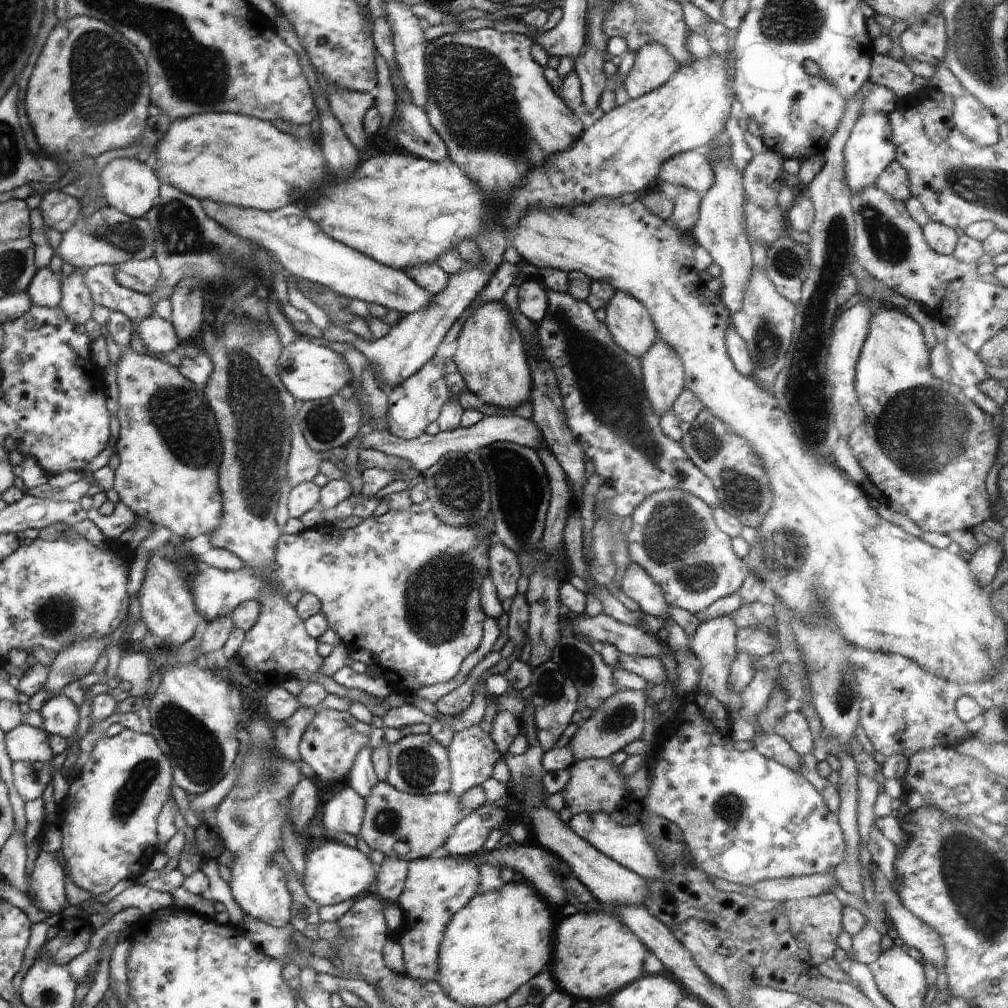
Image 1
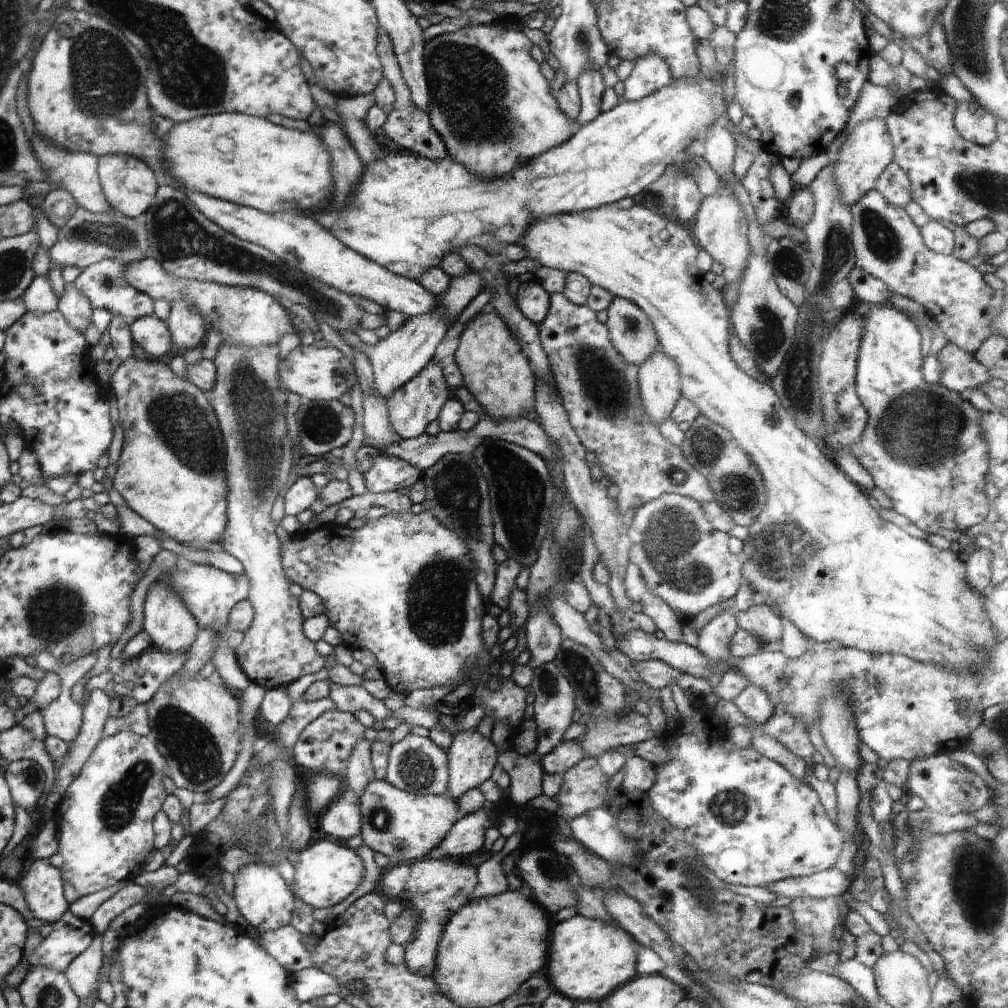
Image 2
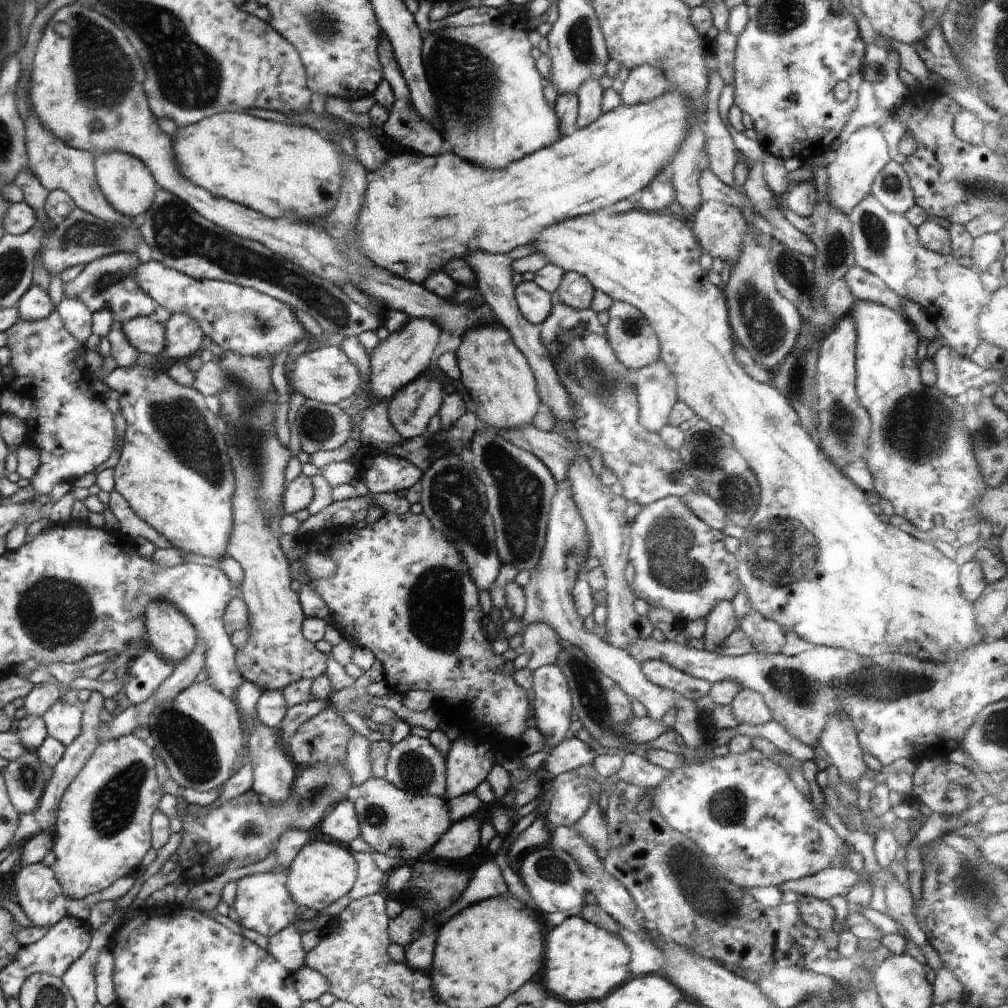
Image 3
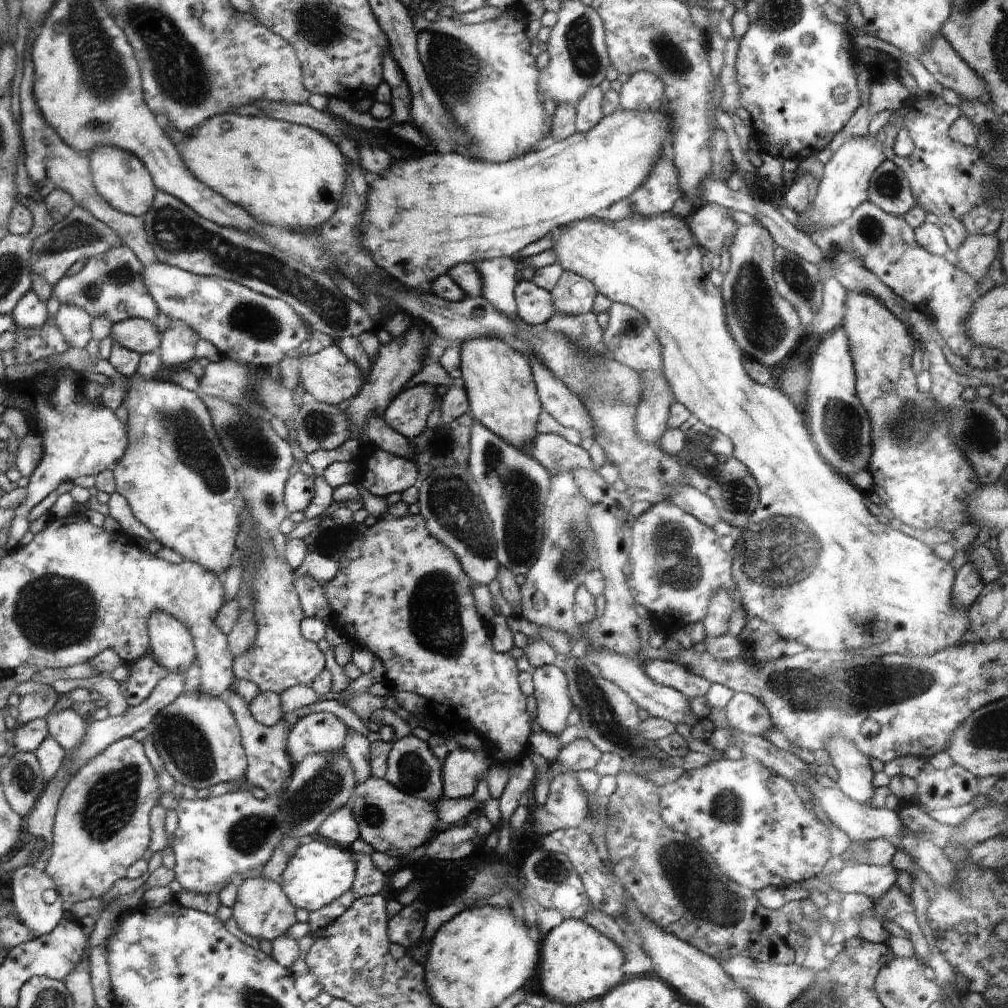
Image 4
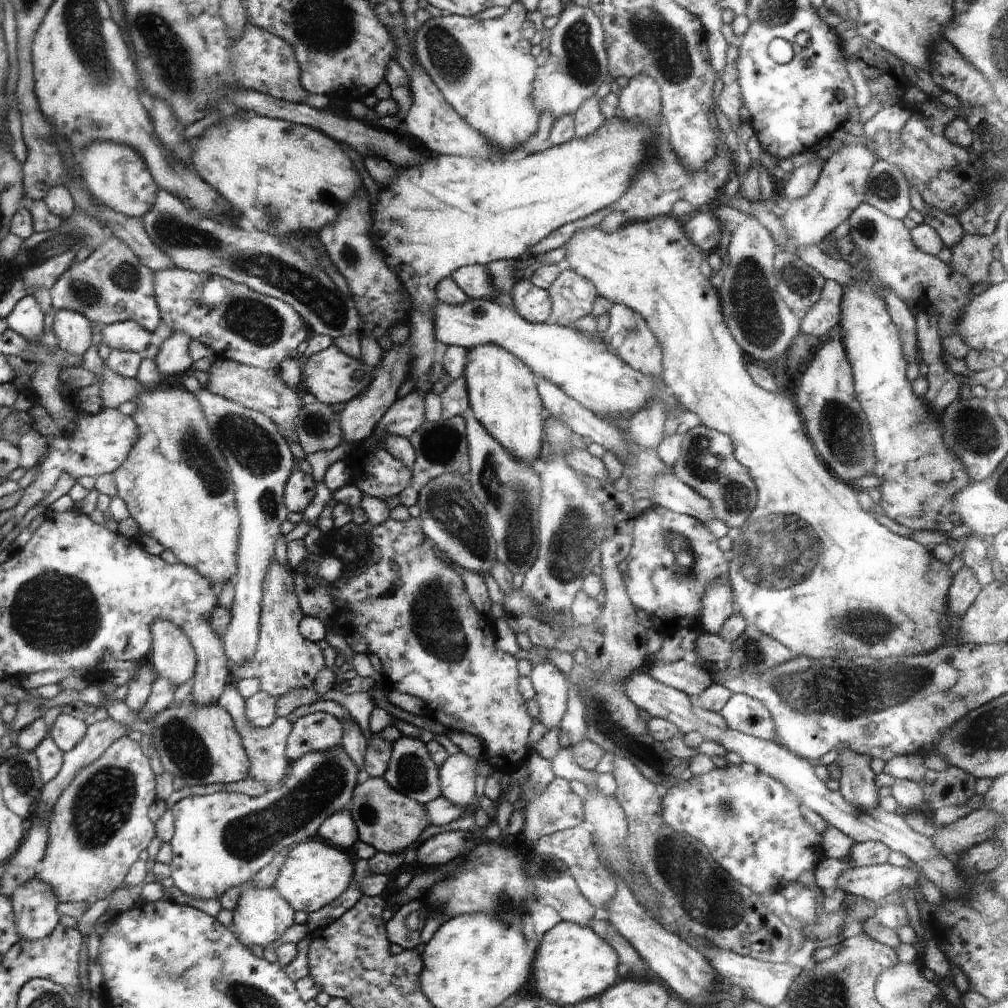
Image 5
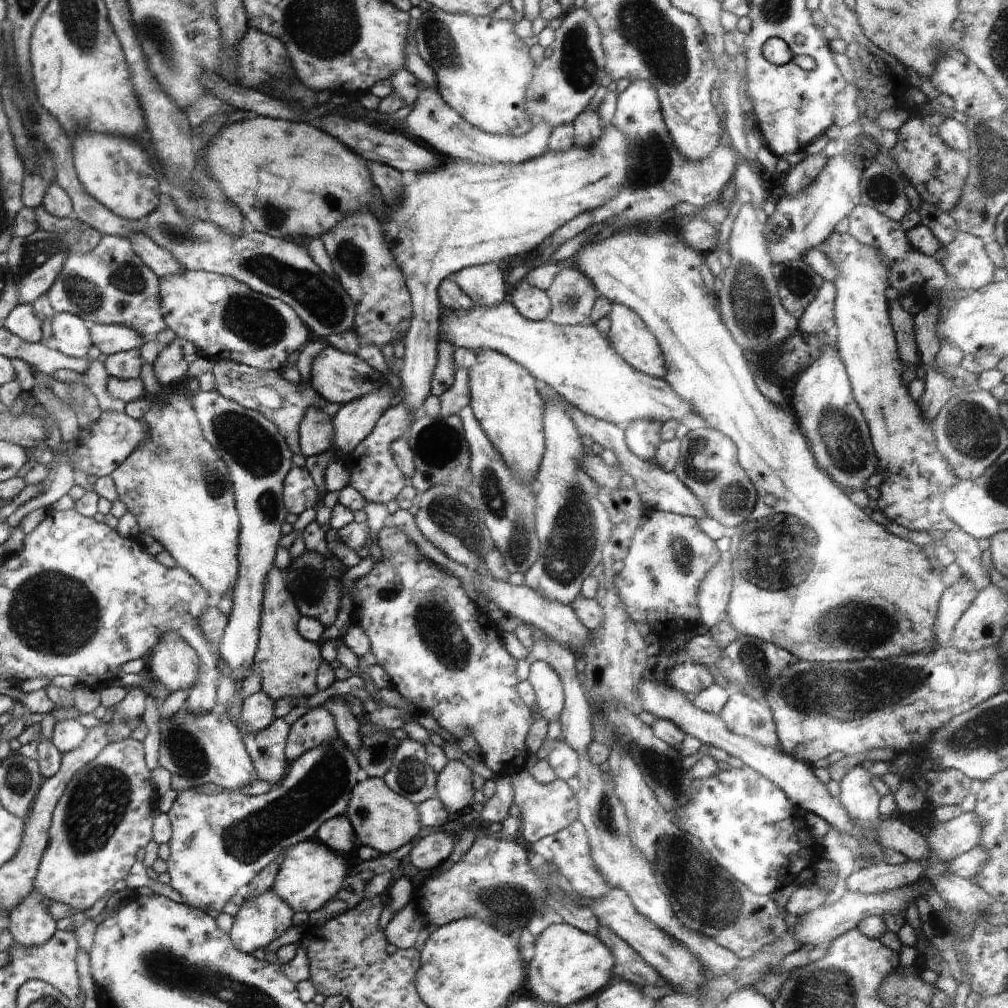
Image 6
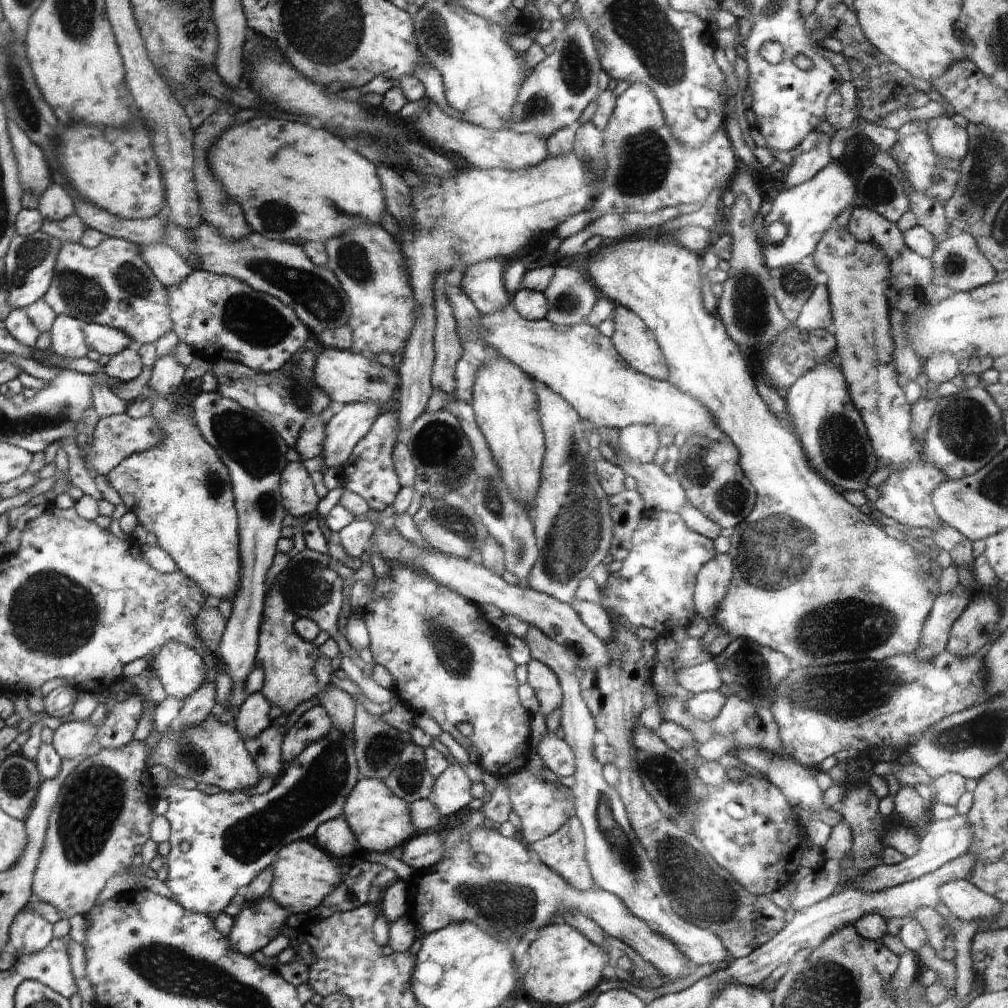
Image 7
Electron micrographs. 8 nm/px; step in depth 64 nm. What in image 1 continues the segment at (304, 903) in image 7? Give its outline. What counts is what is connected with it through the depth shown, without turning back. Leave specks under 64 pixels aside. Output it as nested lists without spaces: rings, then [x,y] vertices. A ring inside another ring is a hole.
[[[328,839],[318,848],[310,850],[310,852],[306,851],[305,860],[304,882],[301,883],[304,885],[308,898],[319,906],[338,904],[366,892],[367,889],[374,889],[378,866],[361,854],[356,847],[349,848],[345,844]]]

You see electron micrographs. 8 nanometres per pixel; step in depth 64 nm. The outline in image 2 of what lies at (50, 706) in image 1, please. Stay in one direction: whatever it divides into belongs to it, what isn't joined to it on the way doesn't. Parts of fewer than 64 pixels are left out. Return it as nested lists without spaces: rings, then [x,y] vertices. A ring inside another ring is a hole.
[[[42,652],[35,657],[37,660],[38,666],[40,666],[44,671],[54,672],[58,674],[62,680],[62,692],[58,695],[56,700],[52,700],[50,704],[46,705],[46,708],[42,708],[41,714],[43,716],[43,723],[46,729],[46,734],[60,738],[64,742],[72,742],[78,736],[79,730],[81,729],[83,723],[83,711],[79,703],[76,703],[70,696],[71,688],[80,680],[84,678],[94,664],[96,664],[97,653],[89,654],[84,658],[75,659],[74,662],[70,664],[60,664],[59,660],[56,660],[52,654],[48,652]]]

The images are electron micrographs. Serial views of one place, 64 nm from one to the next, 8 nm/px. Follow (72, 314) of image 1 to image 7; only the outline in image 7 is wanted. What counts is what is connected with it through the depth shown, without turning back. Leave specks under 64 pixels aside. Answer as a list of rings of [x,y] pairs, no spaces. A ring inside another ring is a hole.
[[[66,314],[57,315],[50,328],[51,350],[64,358],[82,358],[89,352],[84,332],[83,323]]]

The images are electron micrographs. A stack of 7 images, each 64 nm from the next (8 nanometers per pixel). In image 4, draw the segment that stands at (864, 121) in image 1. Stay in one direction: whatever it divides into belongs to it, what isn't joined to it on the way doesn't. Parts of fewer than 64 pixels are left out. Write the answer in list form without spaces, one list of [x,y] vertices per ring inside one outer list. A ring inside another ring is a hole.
[[[867,133],[864,136],[850,137],[840,145],[838,150],[833,151],[828,162],[823,164],[825,168],[818,183],[816,196],[812,200],[812,208],[804,214],[799,214],[804,228],[826,230],[850,218],[854,209],[867,200],[872,175],[886,160],[883,148],[884,146],[878,142],[876,136],[870,136]]]

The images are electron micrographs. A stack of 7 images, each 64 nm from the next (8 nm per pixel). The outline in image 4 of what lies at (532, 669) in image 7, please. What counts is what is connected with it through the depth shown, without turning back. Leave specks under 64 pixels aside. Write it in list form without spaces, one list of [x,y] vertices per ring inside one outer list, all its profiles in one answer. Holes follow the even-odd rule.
[[[544,665],[533,669],[534,697],[537,701],[536,722],[542,731],[560,736],[568,726],[566,720],[572,701],[567,676],[560,665]]]

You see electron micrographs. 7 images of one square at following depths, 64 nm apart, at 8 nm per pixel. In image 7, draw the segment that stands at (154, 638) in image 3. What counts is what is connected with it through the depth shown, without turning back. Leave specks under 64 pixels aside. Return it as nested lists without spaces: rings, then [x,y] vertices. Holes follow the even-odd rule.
[[[174,640],[166,642],[149,660],[167,697],[184,700],[205,682],[203,659],[192,648]]]

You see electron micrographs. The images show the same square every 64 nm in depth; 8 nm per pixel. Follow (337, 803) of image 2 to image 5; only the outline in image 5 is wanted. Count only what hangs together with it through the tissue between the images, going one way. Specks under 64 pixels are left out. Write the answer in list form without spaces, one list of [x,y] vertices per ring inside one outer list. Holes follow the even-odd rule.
[[[349,809],[340,810],[329,816],[317,830],[318,836],[327,844],[342,851],[354,847],[359,840],[358,830],[354,826]]]

